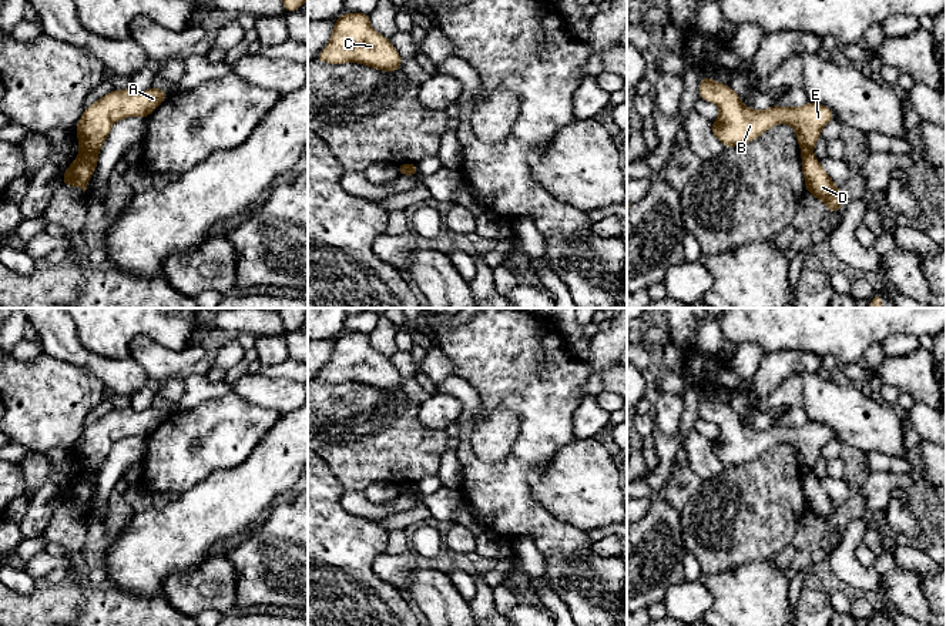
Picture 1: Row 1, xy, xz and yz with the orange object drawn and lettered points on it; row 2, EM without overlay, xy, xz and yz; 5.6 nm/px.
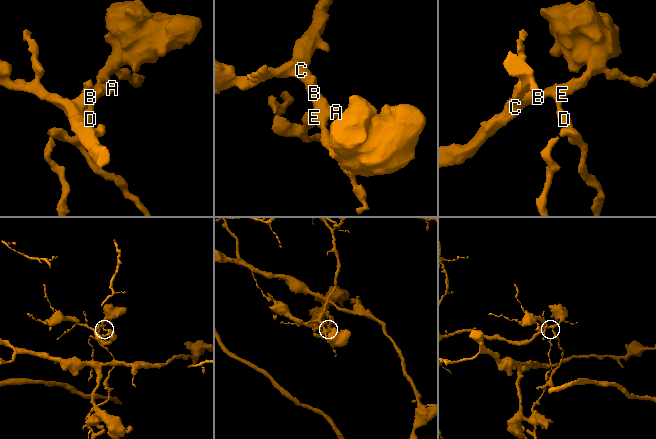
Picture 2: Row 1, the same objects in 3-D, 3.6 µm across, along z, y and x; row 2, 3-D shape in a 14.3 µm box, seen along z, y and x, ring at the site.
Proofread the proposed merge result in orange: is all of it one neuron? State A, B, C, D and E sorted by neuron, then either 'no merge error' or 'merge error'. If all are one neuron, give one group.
groups A B C E / D; merge error

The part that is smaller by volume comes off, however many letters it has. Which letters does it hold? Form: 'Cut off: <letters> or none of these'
Cut off: D

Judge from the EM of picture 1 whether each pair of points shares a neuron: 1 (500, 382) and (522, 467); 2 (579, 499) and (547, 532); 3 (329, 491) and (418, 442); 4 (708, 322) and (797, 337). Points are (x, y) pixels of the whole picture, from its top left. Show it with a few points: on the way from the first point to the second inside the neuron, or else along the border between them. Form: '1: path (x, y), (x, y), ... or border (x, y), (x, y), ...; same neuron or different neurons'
1: path (522, 404), (527, 409), (527, 445); same neuron
2: border (534, 498), (546, 509), (587, 534); different neurons
3: border (322, 458), (344, 489); different neurons
4: border (721, 322), (721, 334), (725, 340); different neurons

